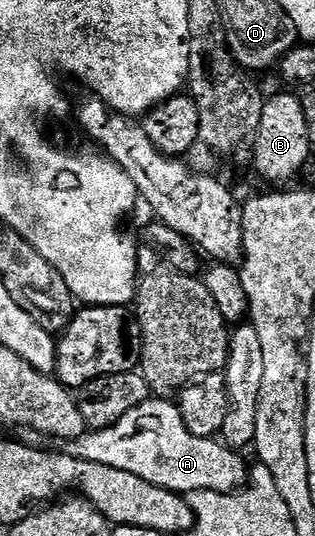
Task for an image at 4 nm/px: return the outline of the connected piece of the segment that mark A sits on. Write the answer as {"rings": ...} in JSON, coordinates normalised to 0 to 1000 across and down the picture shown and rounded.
{"rings":[[[492,739],[400,769],[375,791],[263,810],[225,826],[222,845],[298,866],[349,866],[349,873],[425,881],[425,888],[451,888],[451,896],[476,903],[587,925],[625,922],[632,914],[733,922],[765,912],[794,892],[790,864],[775,864],[752,841],[727,840],[686,817],[616,813],[578,784],[568,756]]]}

